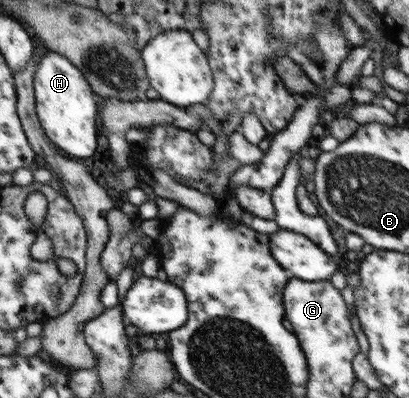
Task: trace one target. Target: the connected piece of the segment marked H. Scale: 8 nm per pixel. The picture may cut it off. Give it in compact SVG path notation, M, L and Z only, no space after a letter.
M43 50L33 81L36 98L35 113L39 125L50 140L72 159L88 158L97 151L98 105L89 83L73 63L60 54Z

